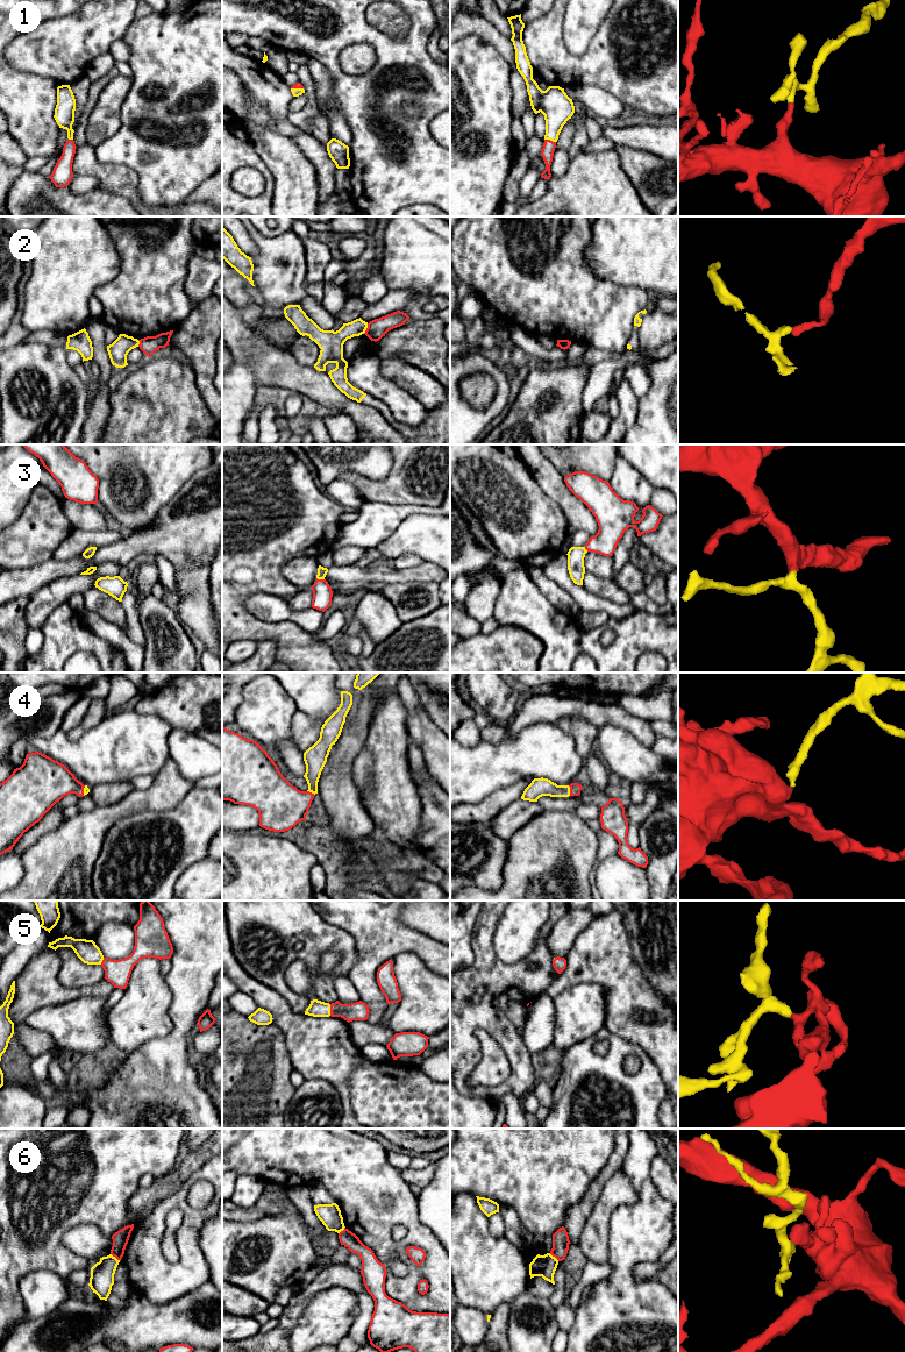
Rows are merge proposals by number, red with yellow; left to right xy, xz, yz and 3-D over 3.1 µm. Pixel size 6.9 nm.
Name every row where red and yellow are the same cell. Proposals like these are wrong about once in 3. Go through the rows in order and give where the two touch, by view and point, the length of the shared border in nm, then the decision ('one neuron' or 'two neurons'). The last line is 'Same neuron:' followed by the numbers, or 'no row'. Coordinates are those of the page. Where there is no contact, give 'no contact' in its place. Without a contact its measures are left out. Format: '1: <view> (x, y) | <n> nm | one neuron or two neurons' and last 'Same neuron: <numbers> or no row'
1: yz (549, 140) | 80 nm | one neuron
2: xz (367, 328) | 80 nm | two neurons
3: xz (321, 580) | 50 nm | one neuron
4: yz (570, 790) | 70 nm | one neuron
5: xz (330, 1010) | 80 nm | one neuron
6: xy (115, 1257) | 90 nm | two neurons
Same neuron: 1, 3, 4, 5

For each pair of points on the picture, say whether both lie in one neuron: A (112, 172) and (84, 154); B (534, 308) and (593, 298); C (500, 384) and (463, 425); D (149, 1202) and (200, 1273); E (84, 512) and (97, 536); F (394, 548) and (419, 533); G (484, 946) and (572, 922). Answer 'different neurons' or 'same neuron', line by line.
A: same neuron
B: same neuron
C: same neuron
D: different neurons
E: different neurons
F: same neuron
G: different neurons

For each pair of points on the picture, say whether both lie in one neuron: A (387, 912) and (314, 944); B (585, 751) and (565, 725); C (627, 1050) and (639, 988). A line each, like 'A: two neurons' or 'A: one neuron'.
A: two neurons
B: one neuron
C: two neurons

